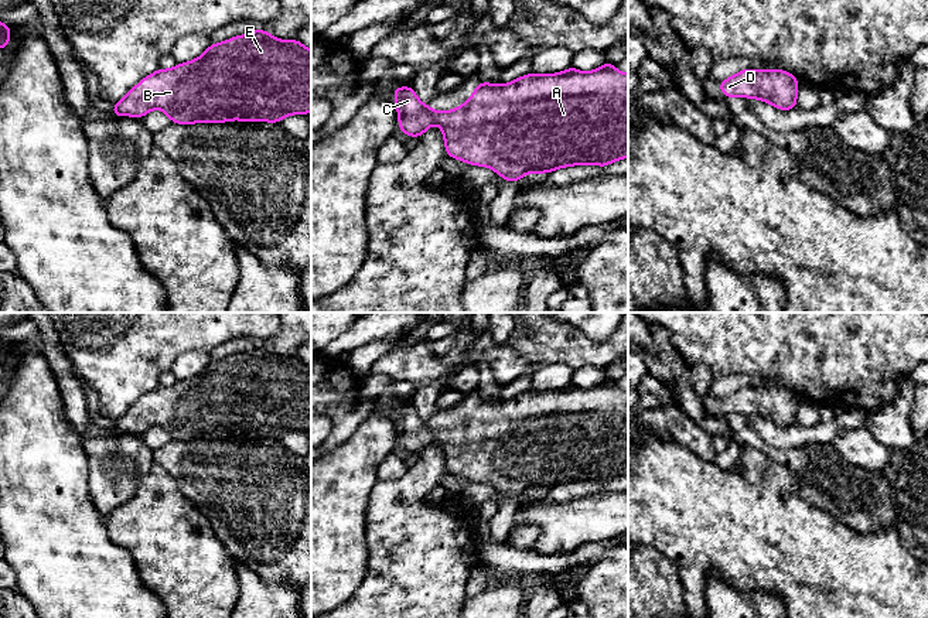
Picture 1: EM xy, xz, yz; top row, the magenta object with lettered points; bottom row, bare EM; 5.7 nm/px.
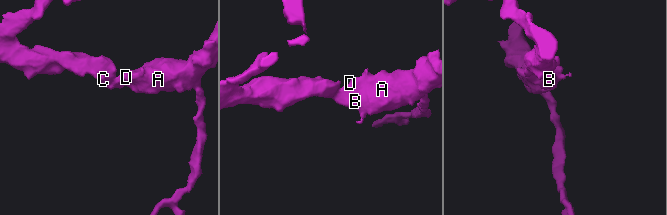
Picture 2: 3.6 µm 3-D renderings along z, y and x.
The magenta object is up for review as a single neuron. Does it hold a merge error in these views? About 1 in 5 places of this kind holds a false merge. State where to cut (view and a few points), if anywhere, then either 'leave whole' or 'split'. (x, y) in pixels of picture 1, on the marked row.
cut none; leave whole

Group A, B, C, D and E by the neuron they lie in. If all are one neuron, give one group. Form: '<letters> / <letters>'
A B C D E

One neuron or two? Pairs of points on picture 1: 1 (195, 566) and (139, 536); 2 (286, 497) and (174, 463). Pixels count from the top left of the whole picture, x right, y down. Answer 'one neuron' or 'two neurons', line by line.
1: one neuron
2: one neuron

